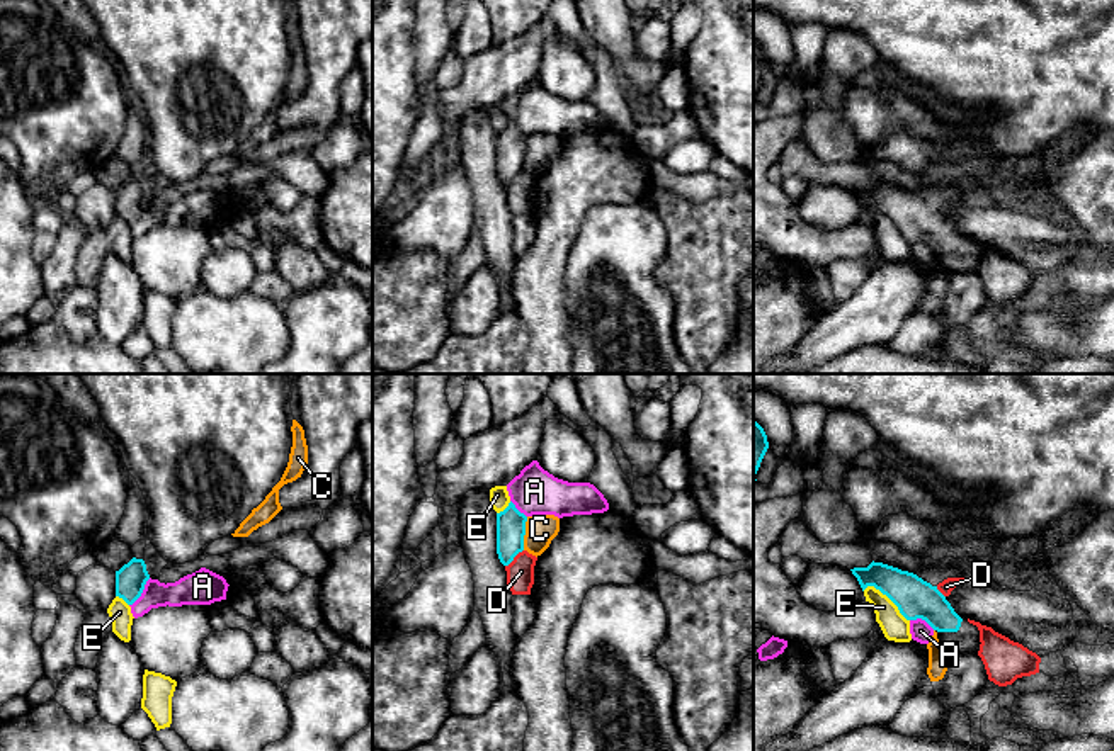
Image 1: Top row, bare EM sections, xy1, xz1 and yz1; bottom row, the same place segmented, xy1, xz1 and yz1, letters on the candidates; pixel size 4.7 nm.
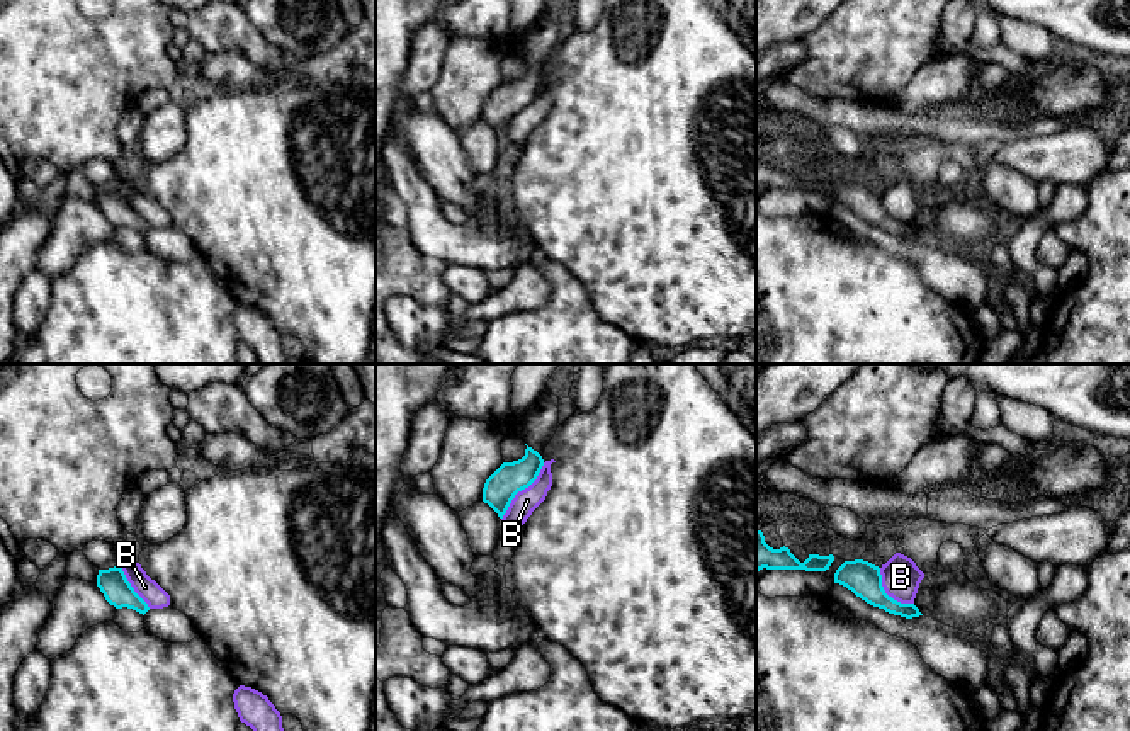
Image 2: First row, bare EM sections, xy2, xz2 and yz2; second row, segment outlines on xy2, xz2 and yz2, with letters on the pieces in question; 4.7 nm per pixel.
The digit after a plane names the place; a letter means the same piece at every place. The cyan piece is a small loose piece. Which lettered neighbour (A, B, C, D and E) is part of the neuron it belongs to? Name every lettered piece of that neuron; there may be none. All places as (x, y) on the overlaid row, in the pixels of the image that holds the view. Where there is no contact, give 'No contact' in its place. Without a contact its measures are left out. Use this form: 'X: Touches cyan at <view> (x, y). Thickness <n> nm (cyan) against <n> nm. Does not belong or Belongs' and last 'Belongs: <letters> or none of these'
A: Touches cyan at xy1 (142, 592). Thickness 140 nm (cyan) against 150 nm. Does not belong
B: Touches cyan at xz2 (520, 490). Thickness 160 nm (cyan) against 110 nm. Does not belong
C: Touches cyan at xz1 (524, 534). Thickness 140 nm (cyan) against 140 nm. Does not belong
D: Touches cyan at xz1 (514, 556). Thickness 140 nm (cyan) against 130 nm. Does not belong
E: Touches cyan at yz1 (886, 595). Thickness 190 nm (cyan) against 130 nm. Does not belong
Belongs: none of these

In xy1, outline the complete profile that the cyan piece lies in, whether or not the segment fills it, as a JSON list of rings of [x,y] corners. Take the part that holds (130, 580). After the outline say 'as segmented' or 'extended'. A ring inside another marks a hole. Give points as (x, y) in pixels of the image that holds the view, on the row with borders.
[[[133,557],[119,571],[116,571],[116,596],[133,605],[143,593],[150,574],[143,559]]]; as segmented

